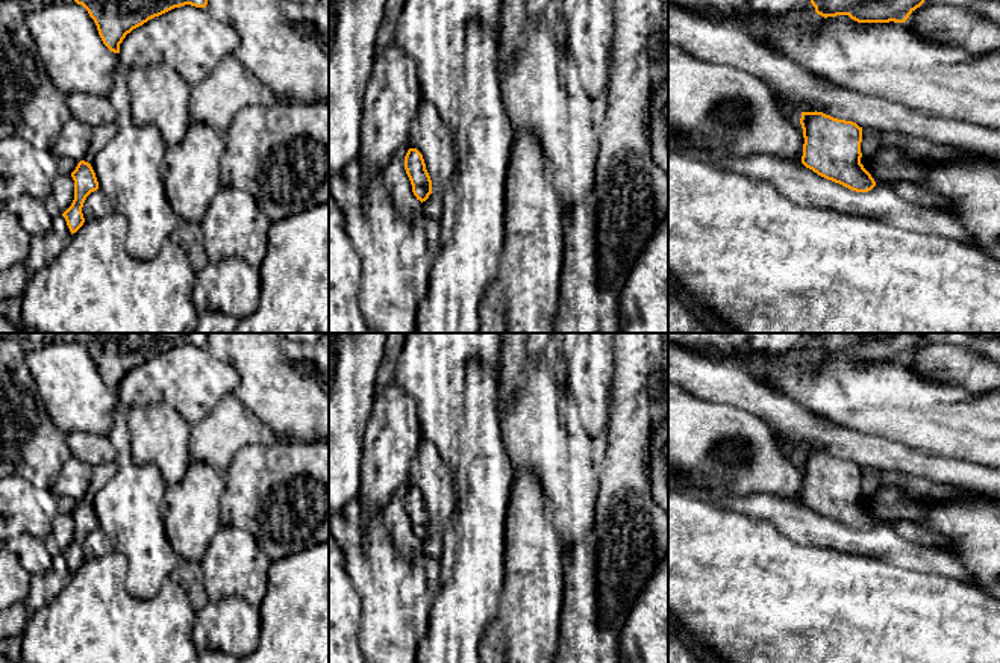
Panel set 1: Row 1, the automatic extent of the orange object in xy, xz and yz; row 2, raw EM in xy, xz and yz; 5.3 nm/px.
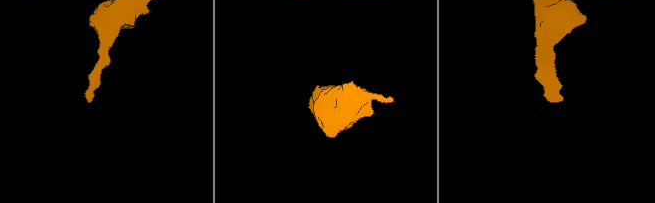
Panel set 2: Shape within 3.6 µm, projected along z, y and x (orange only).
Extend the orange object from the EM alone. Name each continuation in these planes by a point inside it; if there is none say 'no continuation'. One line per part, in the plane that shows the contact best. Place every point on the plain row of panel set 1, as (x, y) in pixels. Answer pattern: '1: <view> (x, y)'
1: xy (44, 586)

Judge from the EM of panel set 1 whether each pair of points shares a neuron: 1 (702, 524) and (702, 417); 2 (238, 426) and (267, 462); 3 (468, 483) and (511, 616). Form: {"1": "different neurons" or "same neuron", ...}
{"1": "different neurons", "2": "different neurons", "3": "different neurons"}

